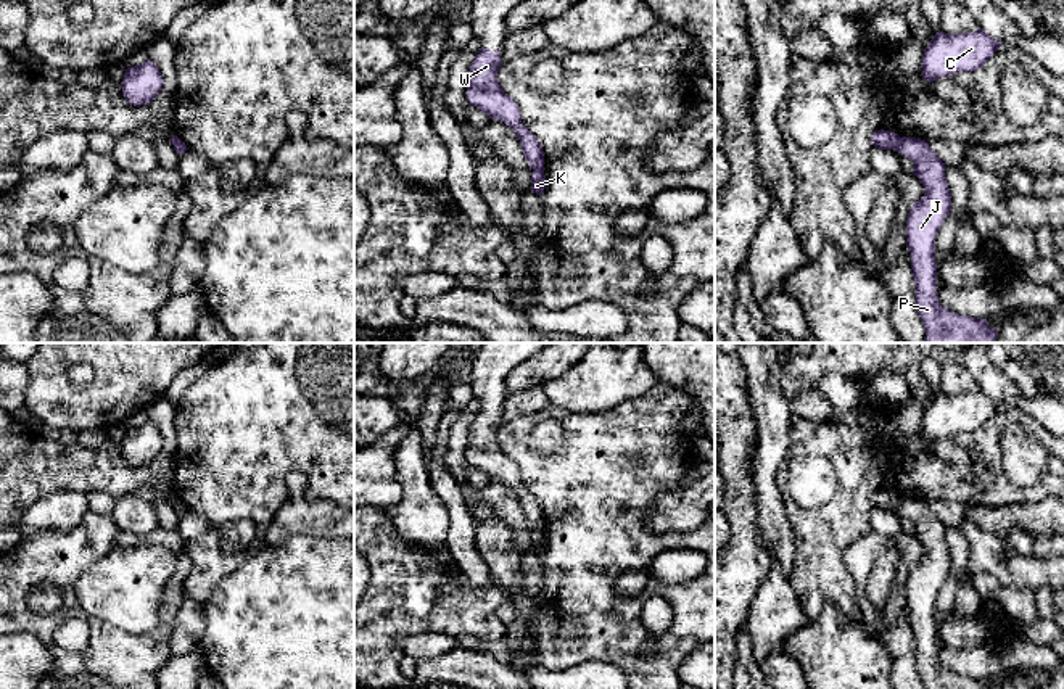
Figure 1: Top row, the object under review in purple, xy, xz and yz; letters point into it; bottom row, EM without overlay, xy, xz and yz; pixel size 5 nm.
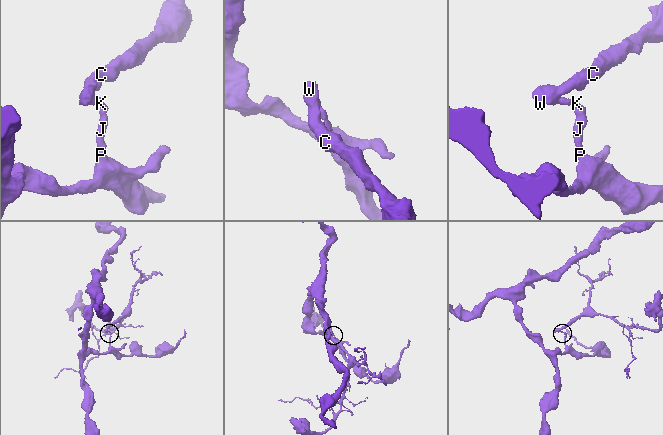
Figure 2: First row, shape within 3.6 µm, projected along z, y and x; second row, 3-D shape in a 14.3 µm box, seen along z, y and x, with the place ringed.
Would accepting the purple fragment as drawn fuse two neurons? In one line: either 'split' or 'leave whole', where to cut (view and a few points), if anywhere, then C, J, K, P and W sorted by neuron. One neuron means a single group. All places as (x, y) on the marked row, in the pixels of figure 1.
split | yz (902, 137), (897, 150) | C W / J K P

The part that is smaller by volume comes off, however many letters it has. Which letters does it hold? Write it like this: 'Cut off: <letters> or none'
Cut off: C, W

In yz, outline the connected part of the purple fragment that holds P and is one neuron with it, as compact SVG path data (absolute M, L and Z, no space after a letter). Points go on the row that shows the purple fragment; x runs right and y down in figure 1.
M901 137L898 153L914 163L913 174L926 188L906 217L916 311L926 327L922 343L995 343L998 330L985 319L956 314L942 306L937 296L935 237L951 209L946 166L926 140L916 137Z

